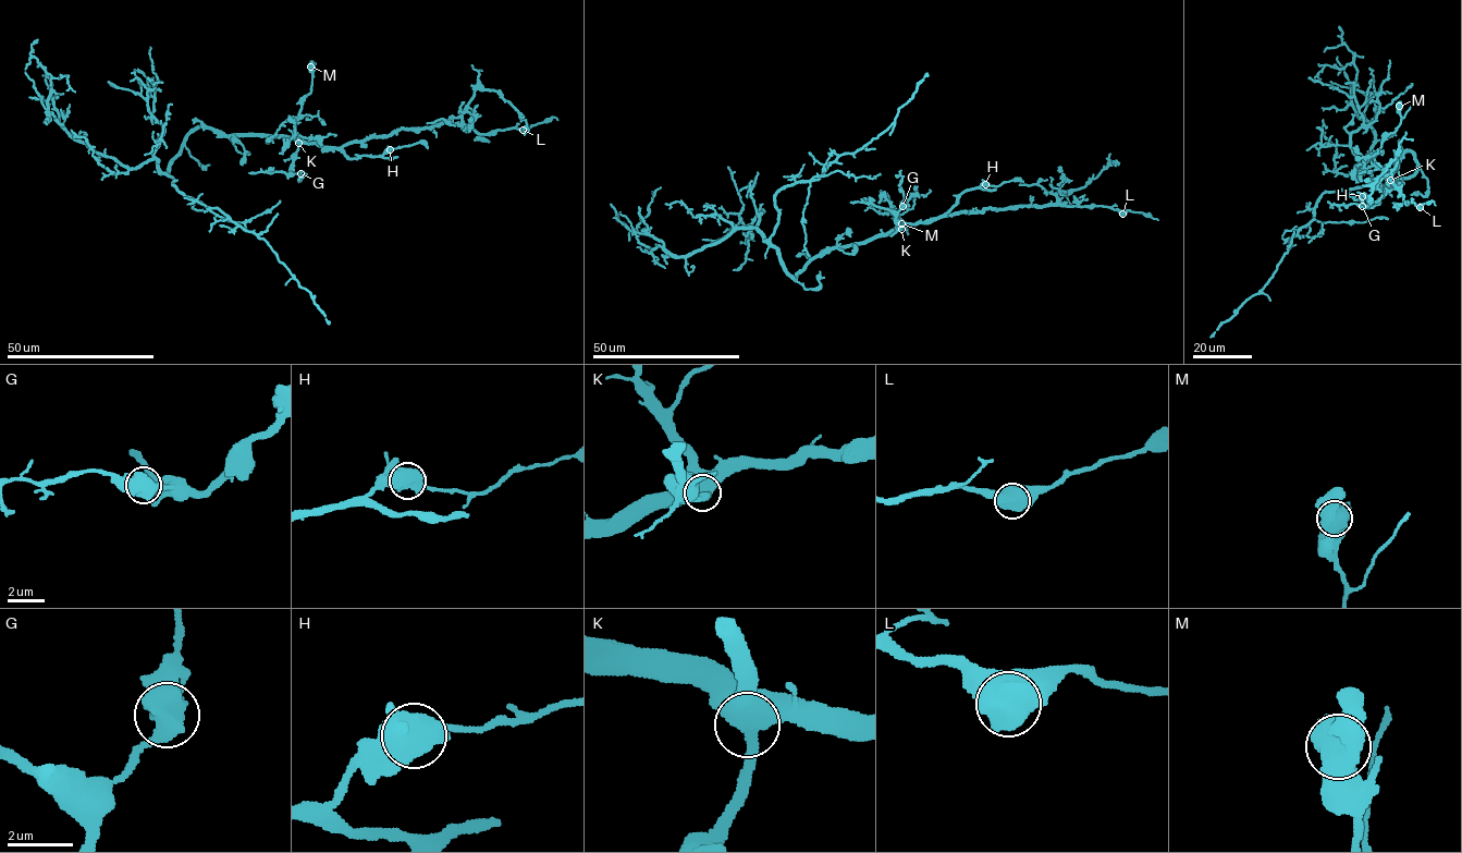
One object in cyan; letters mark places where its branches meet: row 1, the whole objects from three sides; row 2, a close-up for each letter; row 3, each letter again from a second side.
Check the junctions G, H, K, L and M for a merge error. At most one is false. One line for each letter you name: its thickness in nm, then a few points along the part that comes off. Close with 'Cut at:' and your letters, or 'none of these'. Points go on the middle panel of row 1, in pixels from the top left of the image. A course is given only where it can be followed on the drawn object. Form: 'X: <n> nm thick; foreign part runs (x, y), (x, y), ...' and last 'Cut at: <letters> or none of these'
Cut at: none of these

